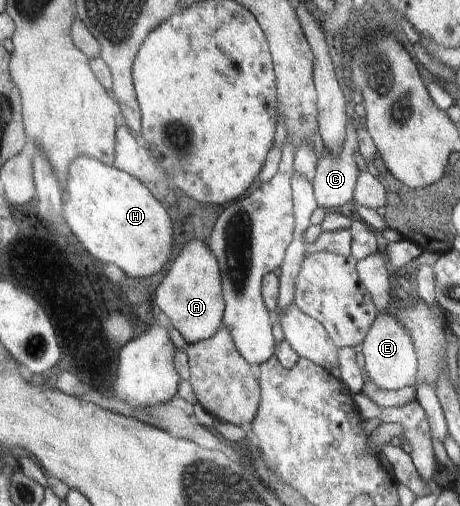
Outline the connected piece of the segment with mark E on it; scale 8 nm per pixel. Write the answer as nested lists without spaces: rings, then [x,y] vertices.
[[[393,313],[380,314],[362,345],[362,353],[366,361],[365,373],[371,382],[382,390],[396,391],[406,386],[413,387],[417,382],[419,371],[418,351],[413,342],[409,332],[395,320]]]

